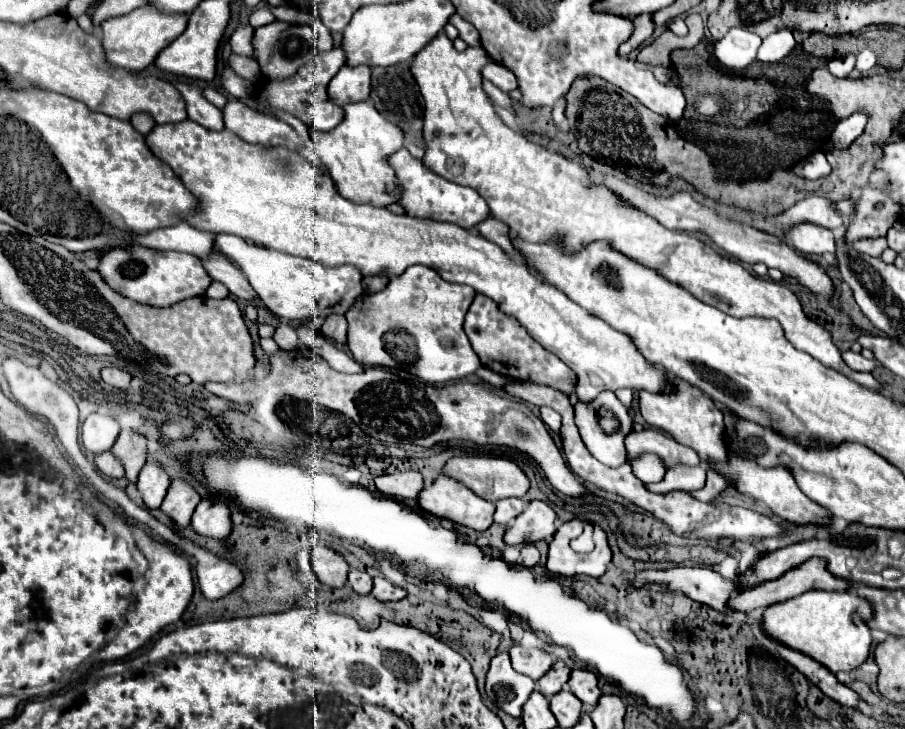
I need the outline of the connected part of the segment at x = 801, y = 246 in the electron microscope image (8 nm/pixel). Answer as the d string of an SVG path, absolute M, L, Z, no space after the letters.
M794 224L792 228L786 228L786 238L802 254L824 254L836 250L834 232L820 228L818 224Z

